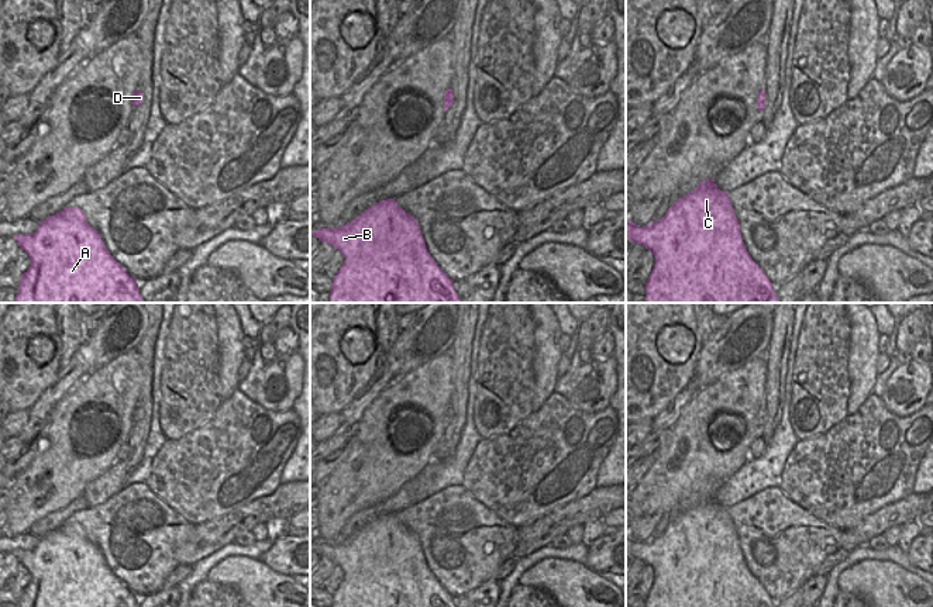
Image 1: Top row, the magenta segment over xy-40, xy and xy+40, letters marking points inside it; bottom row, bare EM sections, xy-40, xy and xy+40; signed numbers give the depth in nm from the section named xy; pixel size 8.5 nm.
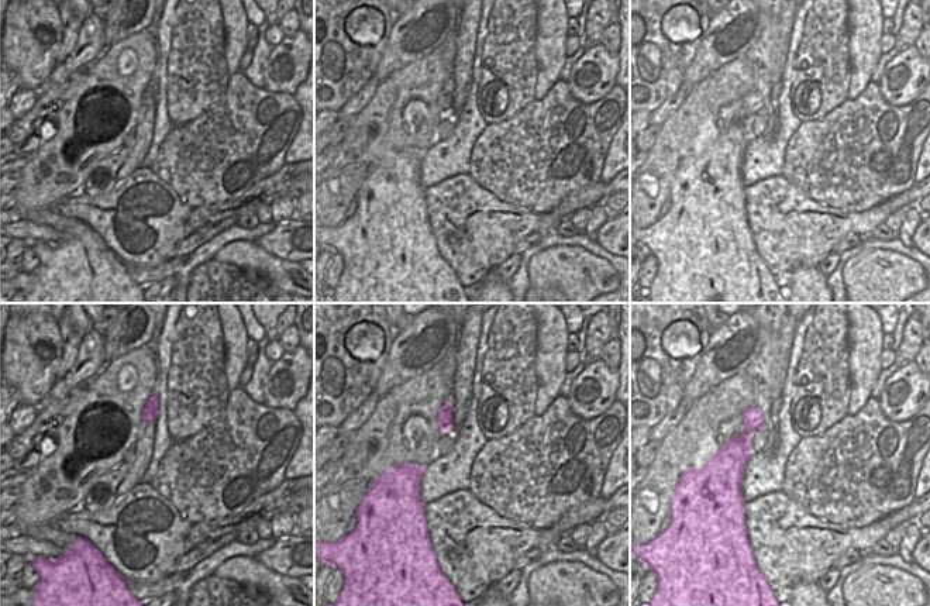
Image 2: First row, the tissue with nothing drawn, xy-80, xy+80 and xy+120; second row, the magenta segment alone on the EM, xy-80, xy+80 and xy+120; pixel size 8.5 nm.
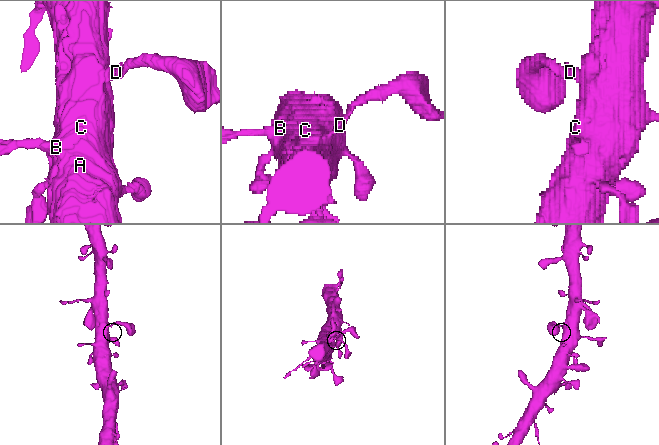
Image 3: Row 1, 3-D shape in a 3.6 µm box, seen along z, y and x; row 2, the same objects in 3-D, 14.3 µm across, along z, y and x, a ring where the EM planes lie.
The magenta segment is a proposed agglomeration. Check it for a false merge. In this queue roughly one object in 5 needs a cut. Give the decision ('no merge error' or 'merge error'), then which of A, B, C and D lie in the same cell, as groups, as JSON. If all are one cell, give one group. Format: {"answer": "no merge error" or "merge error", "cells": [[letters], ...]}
{"answer": "no merge error", "cells": [["A", "B", "C", "D"]]}

